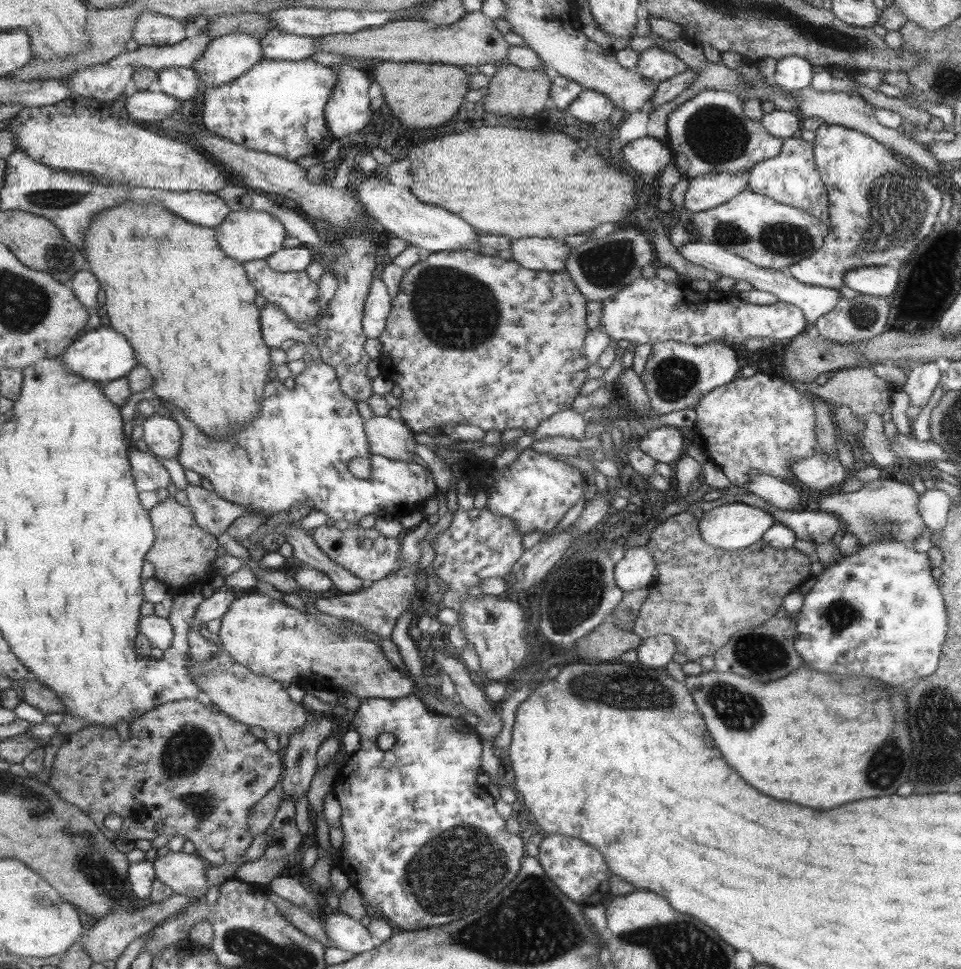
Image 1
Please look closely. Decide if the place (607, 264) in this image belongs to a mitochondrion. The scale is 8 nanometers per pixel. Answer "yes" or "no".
yes

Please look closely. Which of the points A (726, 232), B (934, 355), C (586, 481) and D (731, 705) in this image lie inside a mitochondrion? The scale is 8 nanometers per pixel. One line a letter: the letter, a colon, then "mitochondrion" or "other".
A: mitochondrion
B: other
C: other
D: mitochondrion

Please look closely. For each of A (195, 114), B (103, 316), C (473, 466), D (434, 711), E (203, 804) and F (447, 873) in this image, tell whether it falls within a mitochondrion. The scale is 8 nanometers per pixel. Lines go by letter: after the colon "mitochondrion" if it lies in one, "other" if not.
A: other
B: other
C: other
D: other
E: mitochondrion
F: mitochondrion

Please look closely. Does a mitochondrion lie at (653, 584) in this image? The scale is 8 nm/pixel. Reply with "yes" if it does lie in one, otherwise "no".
no

